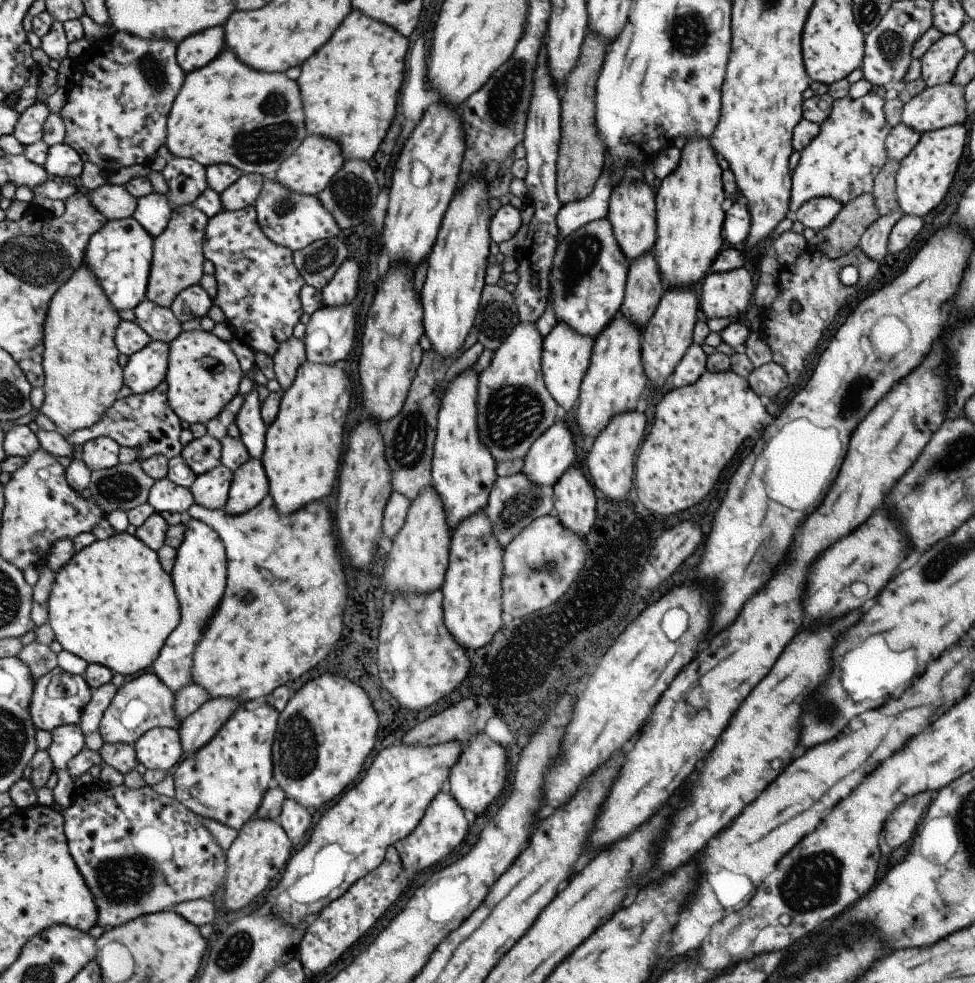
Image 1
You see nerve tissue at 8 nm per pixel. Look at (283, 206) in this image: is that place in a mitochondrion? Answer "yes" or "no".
yes

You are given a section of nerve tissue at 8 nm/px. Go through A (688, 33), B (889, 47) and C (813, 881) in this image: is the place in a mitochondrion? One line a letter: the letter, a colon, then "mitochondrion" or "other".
A: mitochondrion
B: mitochondrion
C: mitochondrion

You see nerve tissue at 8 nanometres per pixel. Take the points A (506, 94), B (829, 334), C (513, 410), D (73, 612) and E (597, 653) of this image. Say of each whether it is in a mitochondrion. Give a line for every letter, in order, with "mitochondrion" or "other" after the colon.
A: mitochondrion
B: other
C: mitochondrion
D: other
E: other

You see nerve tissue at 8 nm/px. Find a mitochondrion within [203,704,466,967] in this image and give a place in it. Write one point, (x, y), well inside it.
(297, 753)

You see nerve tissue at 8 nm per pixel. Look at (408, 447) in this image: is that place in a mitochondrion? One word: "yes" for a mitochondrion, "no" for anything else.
yes

